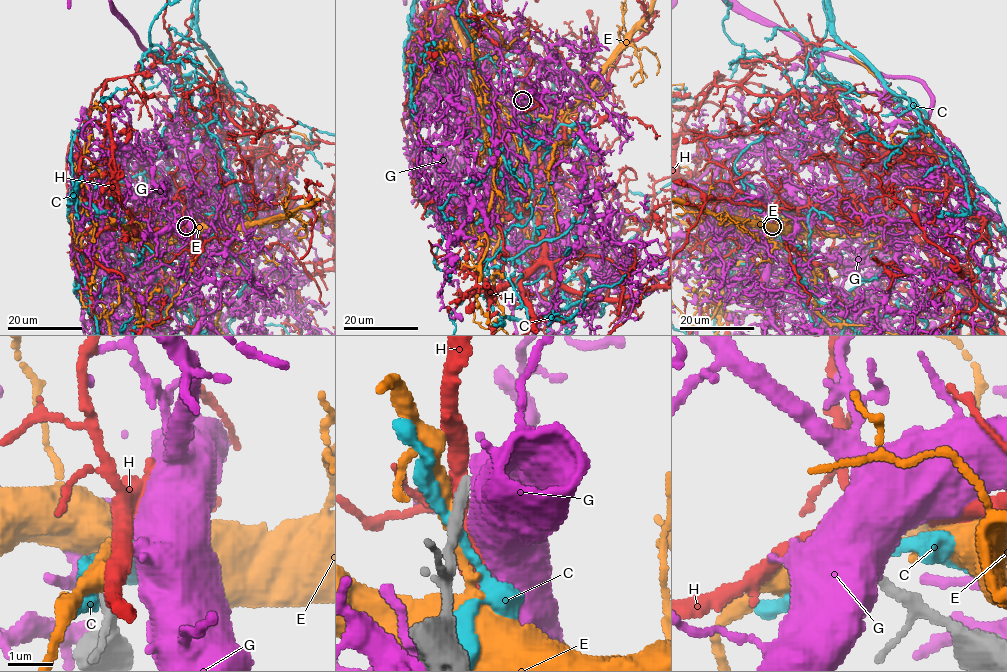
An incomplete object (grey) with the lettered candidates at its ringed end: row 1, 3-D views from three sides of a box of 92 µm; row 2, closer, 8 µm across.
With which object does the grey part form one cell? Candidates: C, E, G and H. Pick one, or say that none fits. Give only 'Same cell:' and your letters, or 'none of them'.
Same cell: none of them

